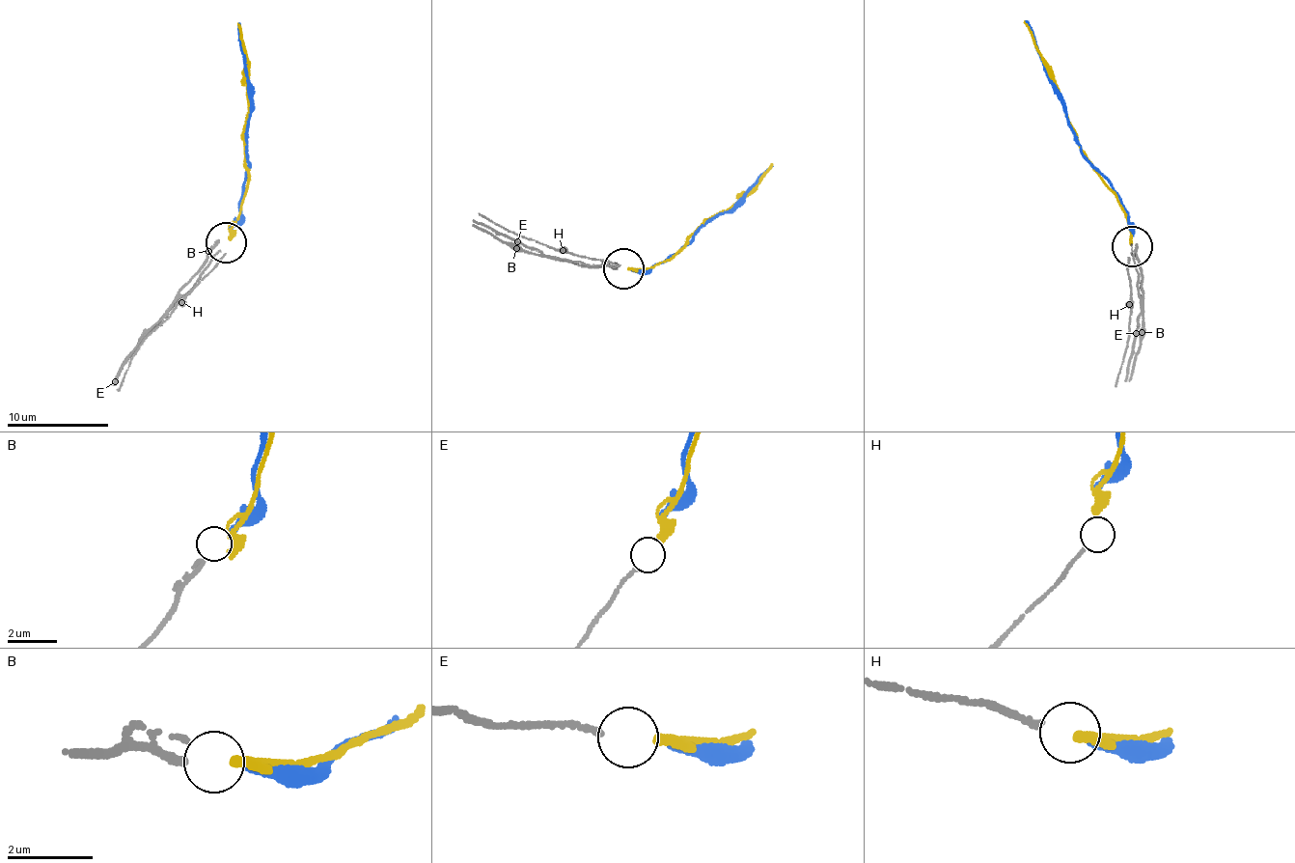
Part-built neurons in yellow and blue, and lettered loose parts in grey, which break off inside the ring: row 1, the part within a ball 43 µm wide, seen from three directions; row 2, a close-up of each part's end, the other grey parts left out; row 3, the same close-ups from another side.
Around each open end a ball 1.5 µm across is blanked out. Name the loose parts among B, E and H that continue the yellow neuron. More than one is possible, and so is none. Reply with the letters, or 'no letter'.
E

